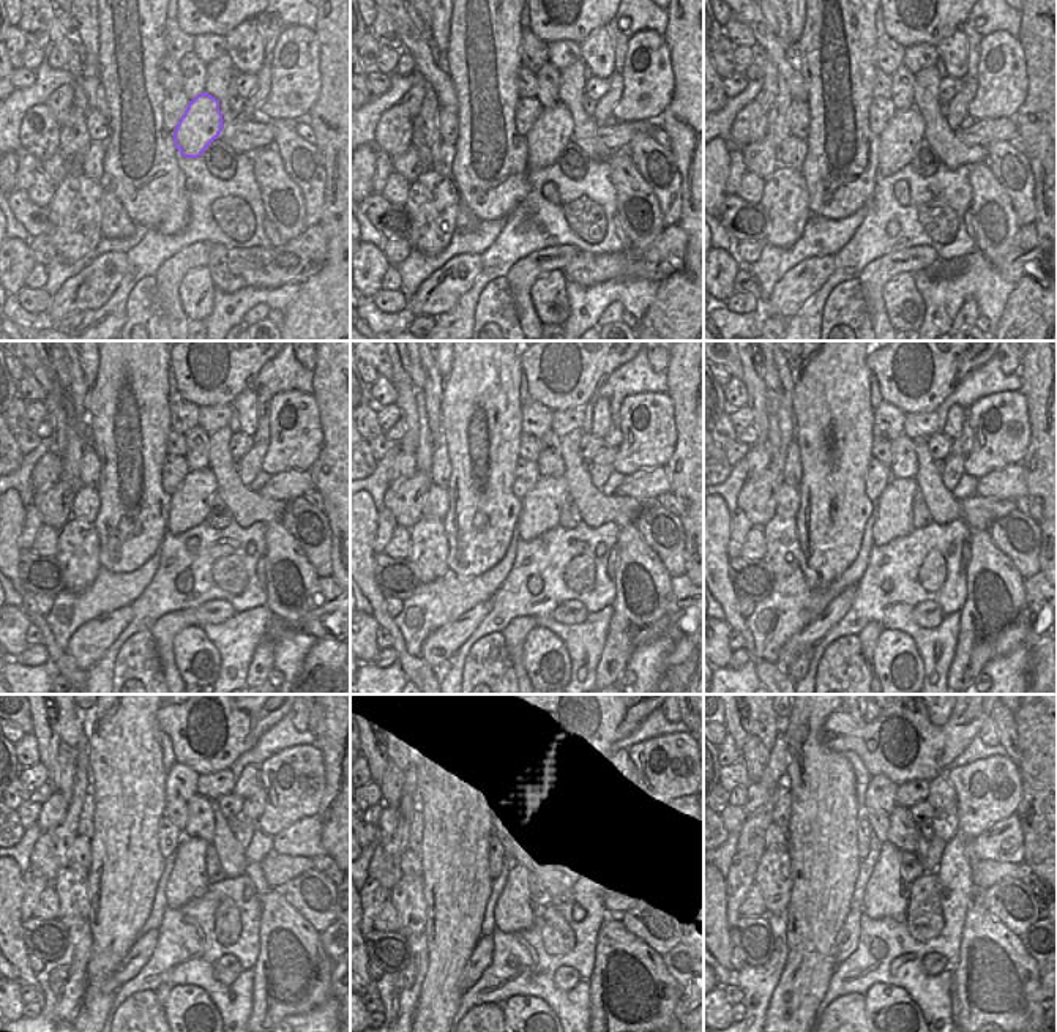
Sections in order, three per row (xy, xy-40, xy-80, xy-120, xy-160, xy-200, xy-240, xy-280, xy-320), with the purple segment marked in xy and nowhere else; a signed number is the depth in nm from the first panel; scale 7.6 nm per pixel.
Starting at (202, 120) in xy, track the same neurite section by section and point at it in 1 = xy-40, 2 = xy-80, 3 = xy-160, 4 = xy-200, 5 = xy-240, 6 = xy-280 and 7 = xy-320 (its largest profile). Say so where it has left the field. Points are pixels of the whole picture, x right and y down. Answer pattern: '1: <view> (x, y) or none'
1: xy-40 (552, 130)
2: xy-80 (904, 131)
3: xy-160 (540, 513)
4: xy-200 (895, 518)
5: xy-240 (186, 881)
6: xy-280 (532, 886)
7: xy-320 (887, 893)

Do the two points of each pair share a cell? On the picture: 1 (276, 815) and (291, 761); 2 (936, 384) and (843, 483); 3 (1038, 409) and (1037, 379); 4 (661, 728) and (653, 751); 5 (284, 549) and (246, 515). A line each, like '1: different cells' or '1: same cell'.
1: same cell
2: different cells
3: same cell
4: different cells
5: different cells

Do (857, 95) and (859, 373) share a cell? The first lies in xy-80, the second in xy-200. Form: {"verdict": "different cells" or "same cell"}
{"verdict": "same cell"}

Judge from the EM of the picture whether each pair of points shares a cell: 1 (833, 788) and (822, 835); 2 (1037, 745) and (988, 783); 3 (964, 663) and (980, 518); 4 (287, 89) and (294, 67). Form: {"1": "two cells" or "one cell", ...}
{"1": "one cell", "2": "two cells", "3": "two cells", "4": "one cell"}

